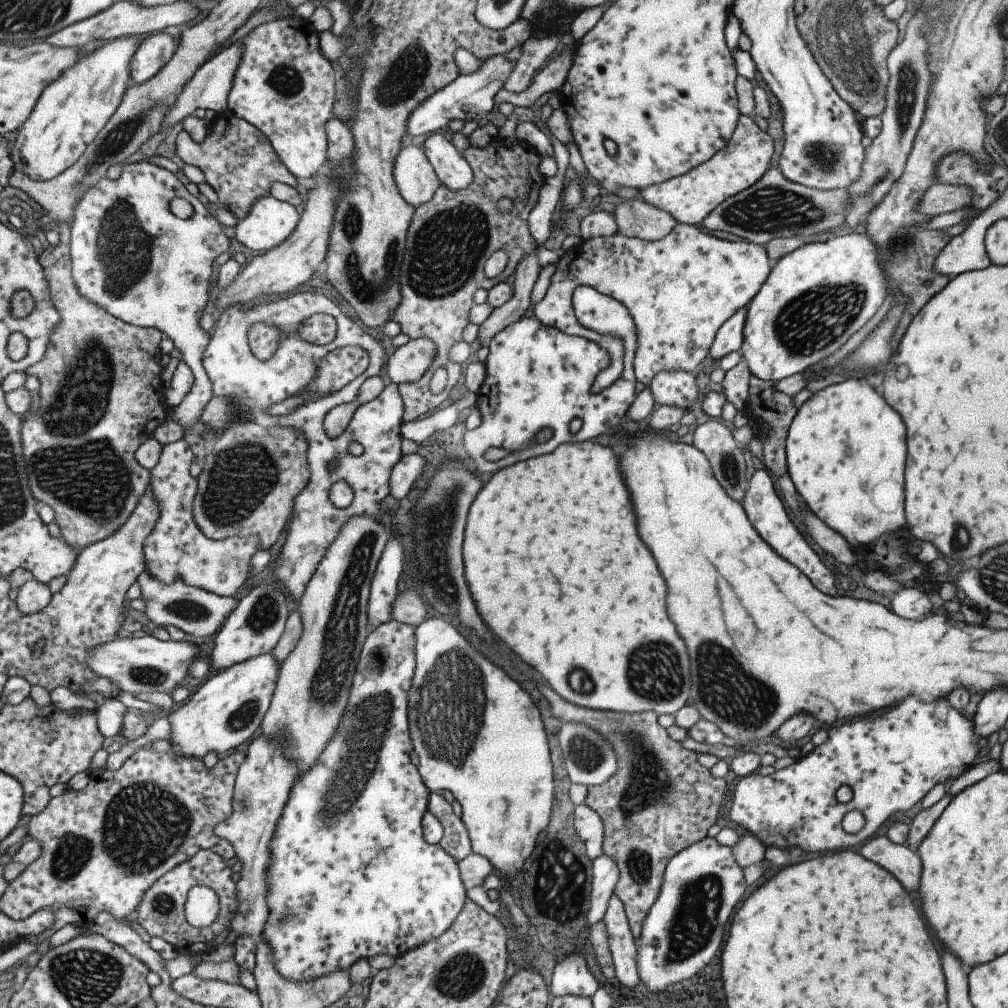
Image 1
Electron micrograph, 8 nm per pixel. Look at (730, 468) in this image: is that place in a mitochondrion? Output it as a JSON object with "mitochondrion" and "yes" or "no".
{"mitochondrion":"yes"}

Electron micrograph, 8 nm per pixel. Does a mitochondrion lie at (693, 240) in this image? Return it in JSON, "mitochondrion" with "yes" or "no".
{"mitochondrion":"no"}

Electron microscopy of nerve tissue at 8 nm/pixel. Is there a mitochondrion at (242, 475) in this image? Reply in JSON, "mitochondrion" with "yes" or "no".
{"mitochondrion":"yes"}

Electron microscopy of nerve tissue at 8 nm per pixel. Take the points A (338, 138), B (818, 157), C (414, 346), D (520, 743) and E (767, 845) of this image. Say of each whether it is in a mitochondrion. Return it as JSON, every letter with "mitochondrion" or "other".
{"A":"other","B":"mitochondrion","C":"other","D":"other","E":"other"}

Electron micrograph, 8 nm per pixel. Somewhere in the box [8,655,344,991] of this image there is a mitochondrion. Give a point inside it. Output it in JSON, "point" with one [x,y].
{"point":[144,825]}

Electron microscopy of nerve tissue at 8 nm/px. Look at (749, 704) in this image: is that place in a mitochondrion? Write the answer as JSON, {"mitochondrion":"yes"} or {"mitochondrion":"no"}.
{"mitochondrion":"yes"}

